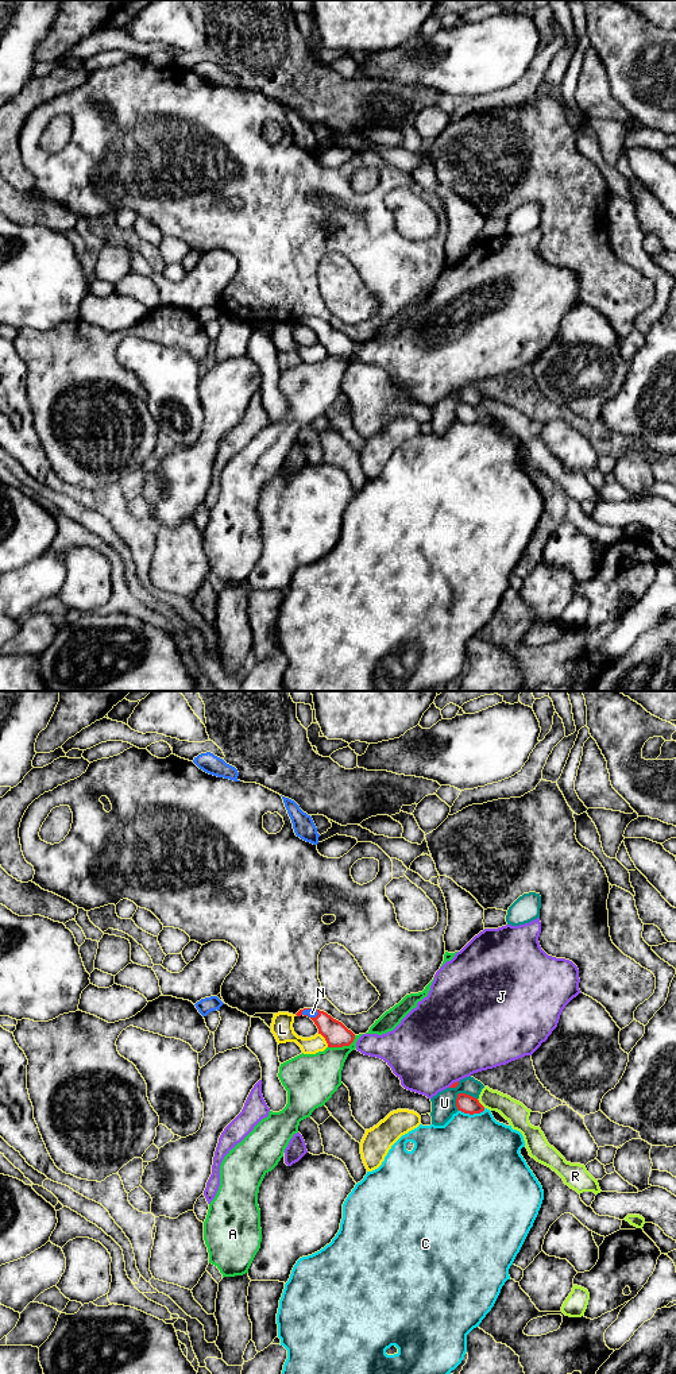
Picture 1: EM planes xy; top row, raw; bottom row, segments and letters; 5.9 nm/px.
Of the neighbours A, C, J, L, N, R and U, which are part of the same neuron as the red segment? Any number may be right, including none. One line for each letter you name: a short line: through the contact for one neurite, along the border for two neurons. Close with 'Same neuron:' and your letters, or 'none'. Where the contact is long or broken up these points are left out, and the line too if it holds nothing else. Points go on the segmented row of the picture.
N: Line: xy (336, 1034), (320, 1018), (311, 1018), (312, 1012)
Same neuron: N

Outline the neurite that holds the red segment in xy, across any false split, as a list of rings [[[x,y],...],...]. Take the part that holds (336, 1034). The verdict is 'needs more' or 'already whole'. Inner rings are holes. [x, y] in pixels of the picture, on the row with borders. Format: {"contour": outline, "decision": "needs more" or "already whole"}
{"contour": [[[304,1008],[300,1010],[295,1015],[310,1018],[317,1026],[318,1034],[325,1038],[328,1047],[349,1046],[355,1039],[355,1034],[351,1030],[348,1030],[341,1022],[333,1019],[324,1011]]], "decision": "needs more"}

